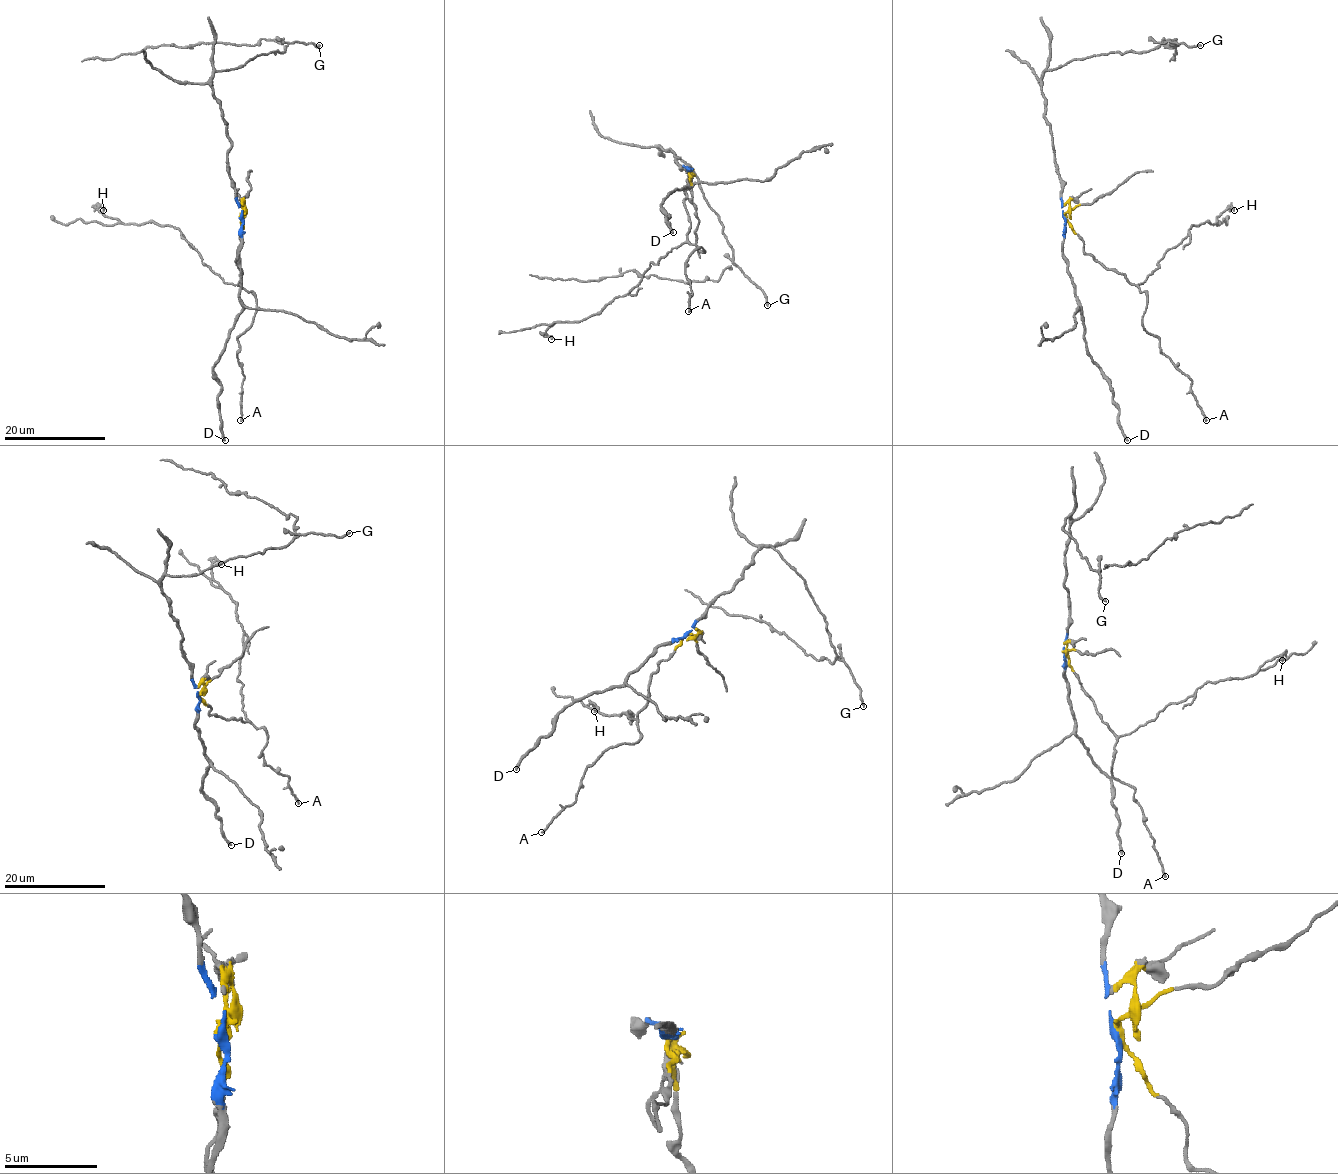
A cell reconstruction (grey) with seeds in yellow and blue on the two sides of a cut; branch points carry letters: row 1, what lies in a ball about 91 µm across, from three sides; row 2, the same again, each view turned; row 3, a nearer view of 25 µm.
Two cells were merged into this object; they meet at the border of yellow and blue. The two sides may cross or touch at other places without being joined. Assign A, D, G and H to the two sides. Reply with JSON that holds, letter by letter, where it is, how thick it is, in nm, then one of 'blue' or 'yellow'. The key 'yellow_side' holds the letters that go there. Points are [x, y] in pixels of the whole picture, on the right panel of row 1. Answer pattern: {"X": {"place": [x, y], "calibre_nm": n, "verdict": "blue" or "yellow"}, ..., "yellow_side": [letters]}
{"A": {"place": [1206, 420], "calibre_nm": 180, "verdict": "yellow"}, "D": {"place": [1127, 440], "calibre_nm": 280, "verdict": "blue"}, "G": {"place": [1200, 45], "calibre_nm": 190, "verdict": "blue"}, "H": {"place": [1234, 210], "calibre_nm": 190, "verdict": "yellow"}, "yellow_side": ["A", "H"]}

